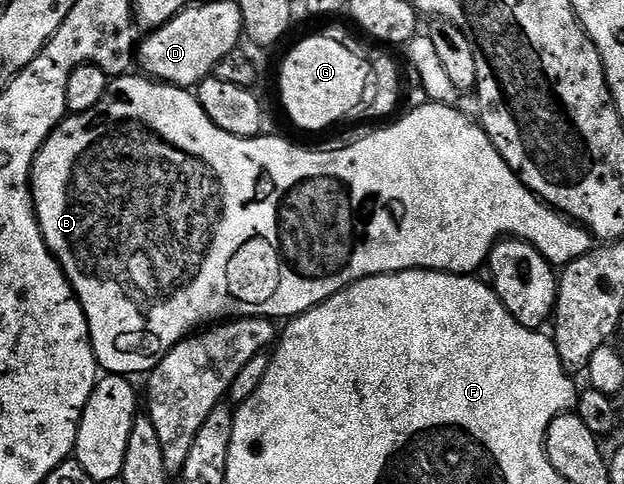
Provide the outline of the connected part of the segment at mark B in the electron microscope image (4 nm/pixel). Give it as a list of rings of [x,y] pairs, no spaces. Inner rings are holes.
[[[126,74],[110,79],[109,89],[99,102],[95,102],[95,106],[91,106],[91,110],[66,115],[34,158],[31,177],[33,209],[37,211],[37,221],[43,238],[53,251],[54,258],[61,263],[61,269],[65,271],[73,293],[83,306],[98,365],[114,376],[133,378],[136,377],[136,372],[152,372],[153,367],[179,341],[206,326],[243,316],[301,316],[331,298],[336,292],[372,276],[392,276],[398,272],[418,270],[473,274],[480,264],[488,261],[489,251],[502,238],[526,240],[554,266],[575,262],[575,258],[583,258],[595,247],[593,233],[558,212],[556,208],[549,207],[540,196],[532,192],[514,174],[511,166],[507,166],[507,162],[480,123],[476,119],[465,117],[454,106],[425,102],[422,108],[407,113],[402,120],[394,119],[390,128],[381,128],[378,132],[347,145],[346,148],[333,148],[330,152],[312,152],[309,148],[292,148],[287,141],[268,134],[227,134],[227,130],[219,130],[219,126],[215,126],[215,122],[207,118],[203,106],[192,91],[178,88],[175,84],[146,78],[144,75],[133,75]]]

